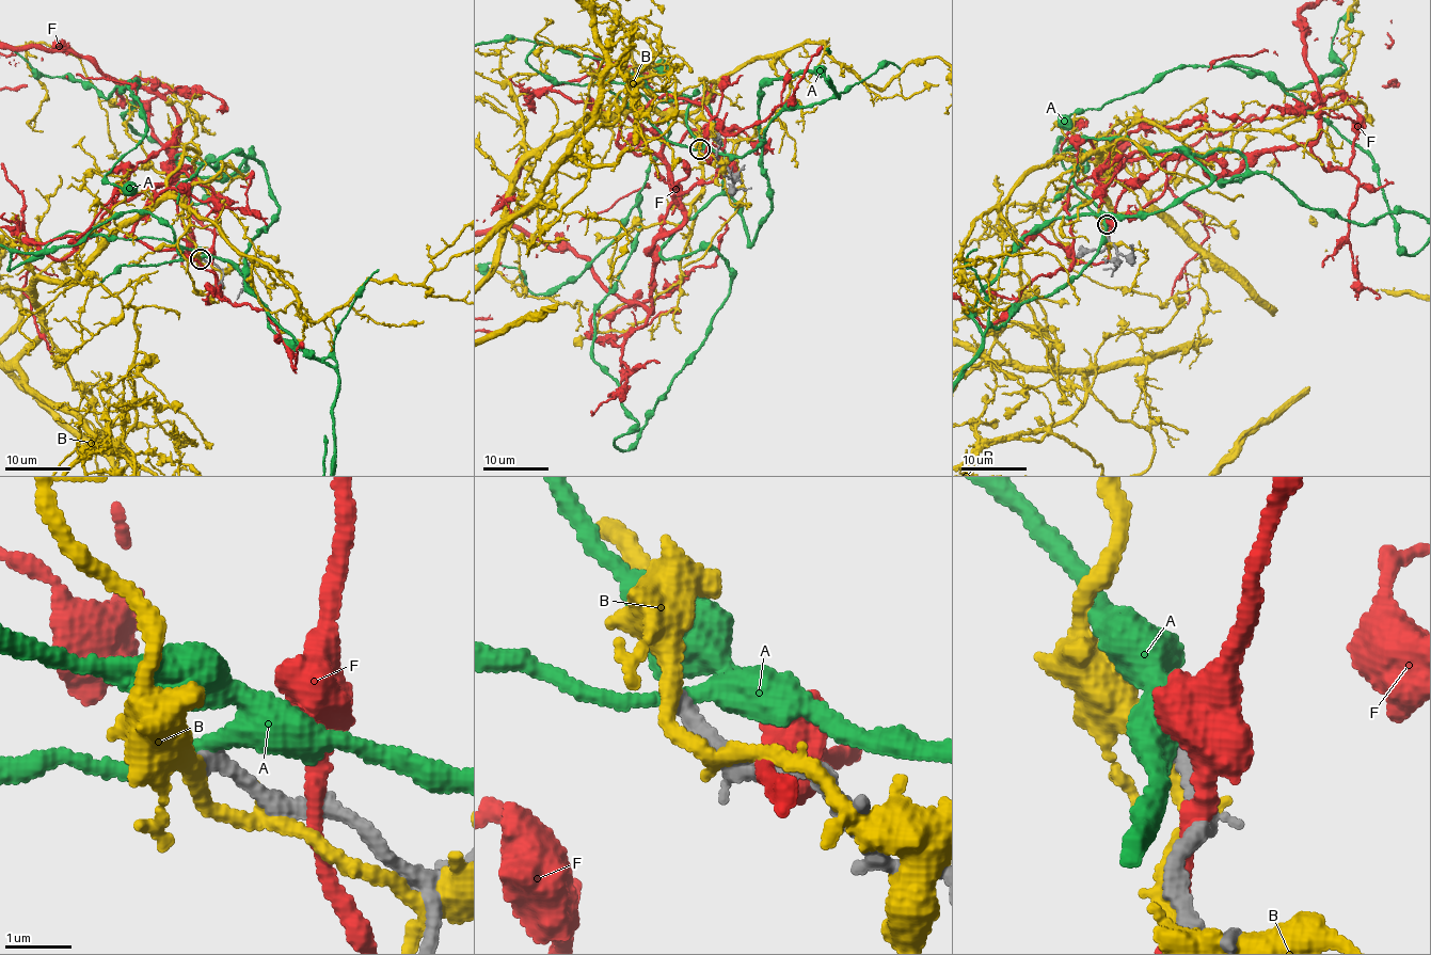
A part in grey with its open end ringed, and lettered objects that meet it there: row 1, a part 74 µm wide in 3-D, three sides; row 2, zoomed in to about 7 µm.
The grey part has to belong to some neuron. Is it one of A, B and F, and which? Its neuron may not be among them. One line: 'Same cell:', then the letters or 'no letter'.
Same cell: no letter

